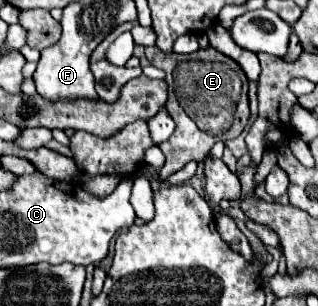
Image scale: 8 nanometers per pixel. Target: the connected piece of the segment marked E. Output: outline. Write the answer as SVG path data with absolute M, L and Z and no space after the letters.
M148 46L146 58L150 60L150 64L166 72L166 108L176 122L174 134L160 144L160 150L166 156L166 164L158 170L158 174L164 180L166 176L178 172L190 160L204 162L206 154L216 142L228 140L230 136L240 136L240 132L248 124L248 102L240 104L240 98L248 98L248 78L232 58L222 56L212 46L200 48L192 54L166 54L156 46Z

